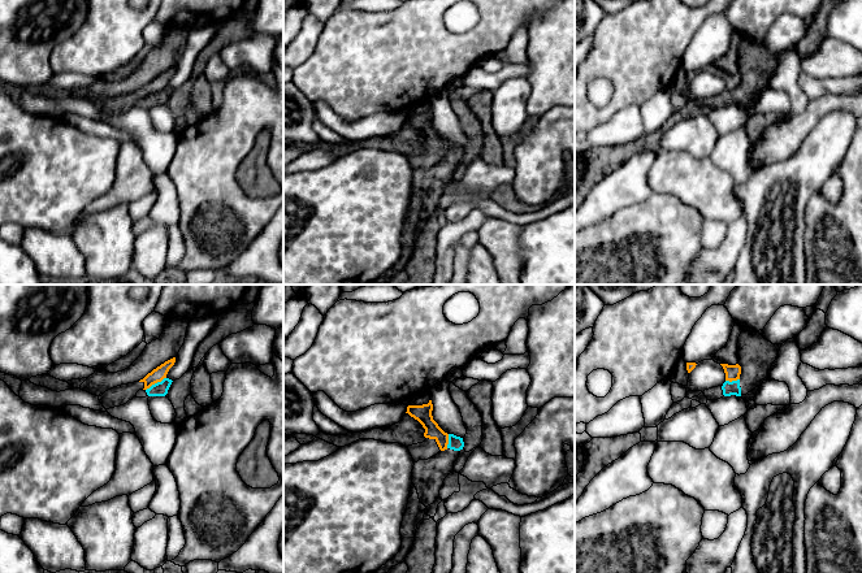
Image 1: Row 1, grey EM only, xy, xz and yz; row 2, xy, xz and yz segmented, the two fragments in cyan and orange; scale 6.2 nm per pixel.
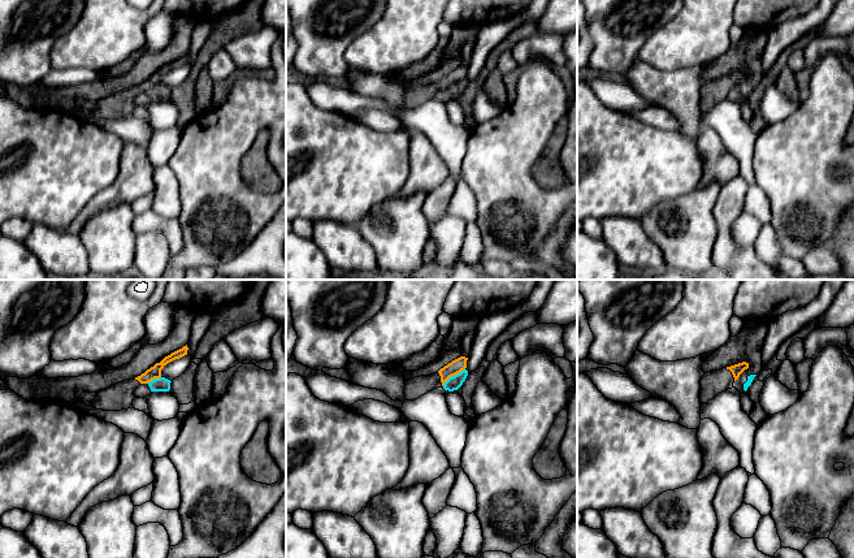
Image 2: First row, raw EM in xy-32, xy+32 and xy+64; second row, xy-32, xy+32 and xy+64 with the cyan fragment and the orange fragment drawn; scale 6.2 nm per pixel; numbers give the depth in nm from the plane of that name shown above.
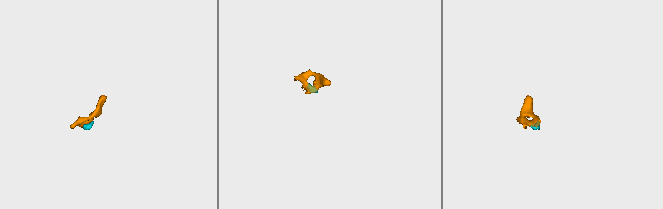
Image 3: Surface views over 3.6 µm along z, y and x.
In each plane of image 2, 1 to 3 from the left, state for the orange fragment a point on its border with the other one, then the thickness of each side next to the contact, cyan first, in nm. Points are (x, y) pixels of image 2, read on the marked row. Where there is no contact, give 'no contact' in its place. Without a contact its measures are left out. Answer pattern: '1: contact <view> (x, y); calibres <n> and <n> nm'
1: contact xy-32 (155, 379); calibres 90 and 80 nm
2: contact xy+32 (452, 376); calibres 90 and 90 nm
3: no contact

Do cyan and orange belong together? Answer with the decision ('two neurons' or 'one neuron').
two neurons

